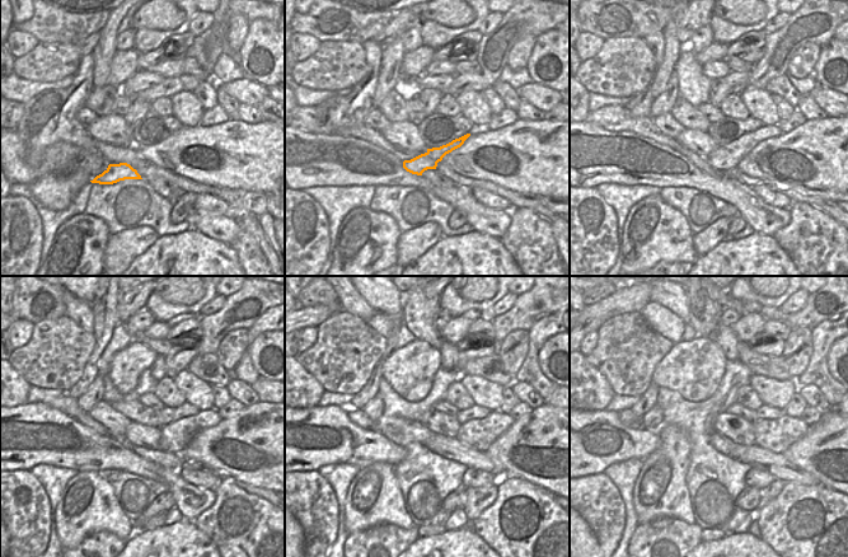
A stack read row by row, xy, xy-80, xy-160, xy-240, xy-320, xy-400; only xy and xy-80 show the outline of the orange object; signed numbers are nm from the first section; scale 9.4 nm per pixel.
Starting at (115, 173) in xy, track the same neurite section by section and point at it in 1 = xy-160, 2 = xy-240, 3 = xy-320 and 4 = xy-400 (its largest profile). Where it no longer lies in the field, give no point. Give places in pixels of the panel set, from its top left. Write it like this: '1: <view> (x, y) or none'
1: xy-160 (725, 158)
2: xy-240 (176, 436)
3: xy-320 (481, 434)
4: xy-400 (777, 435)

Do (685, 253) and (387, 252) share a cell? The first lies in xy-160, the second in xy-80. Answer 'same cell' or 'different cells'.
same cell

